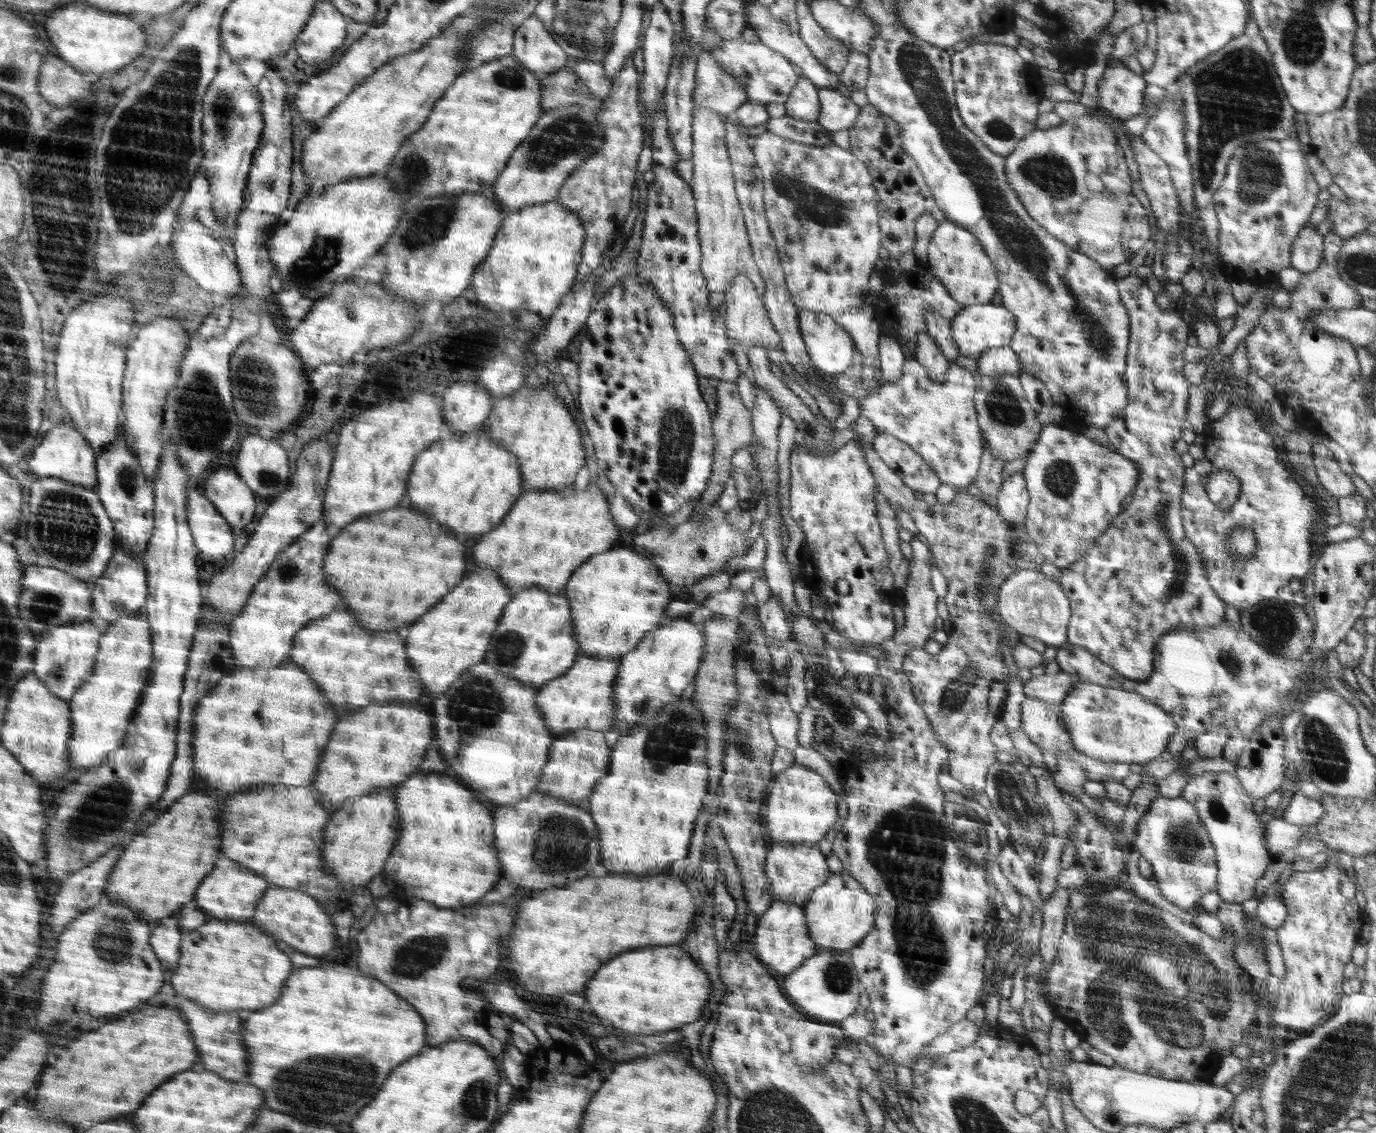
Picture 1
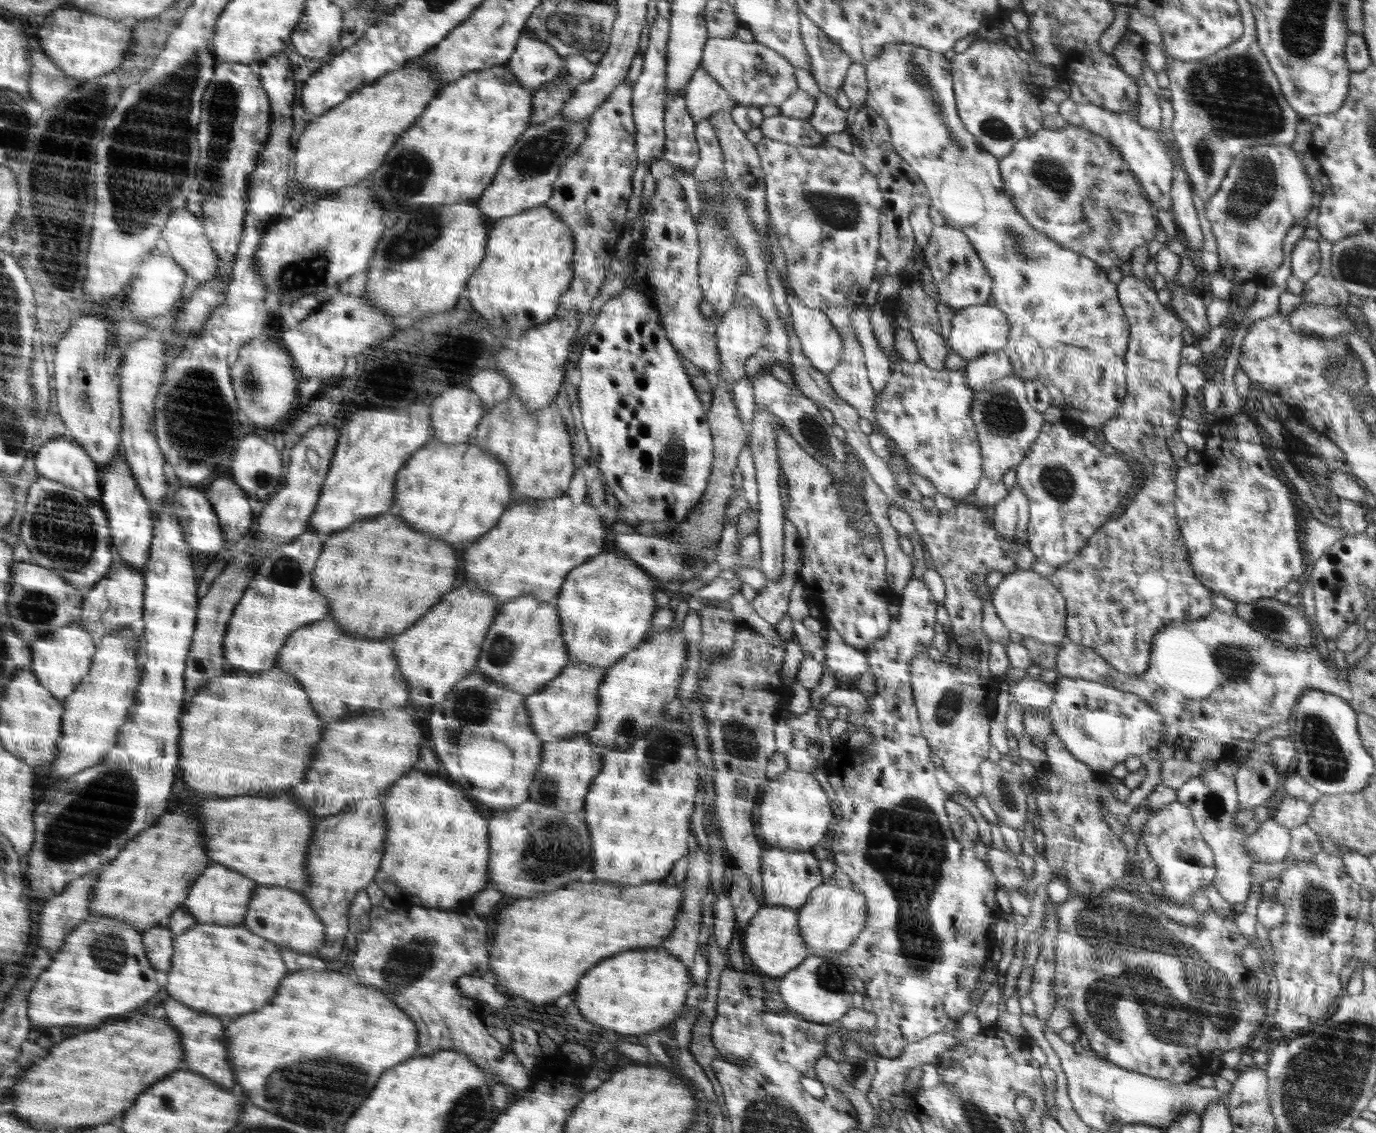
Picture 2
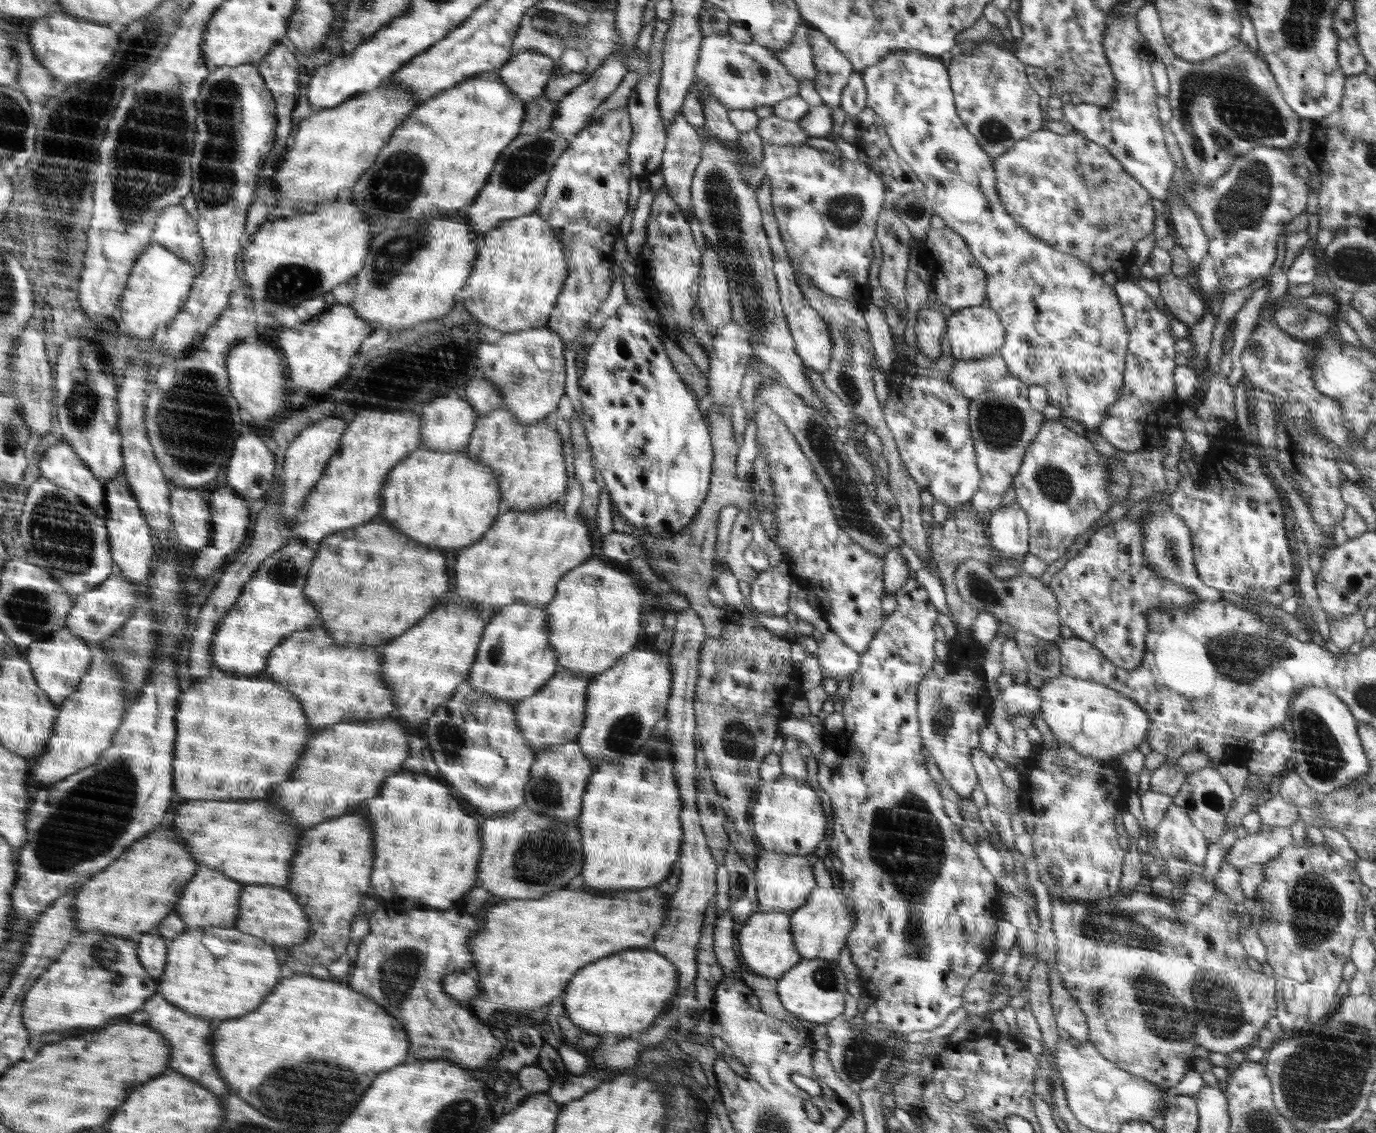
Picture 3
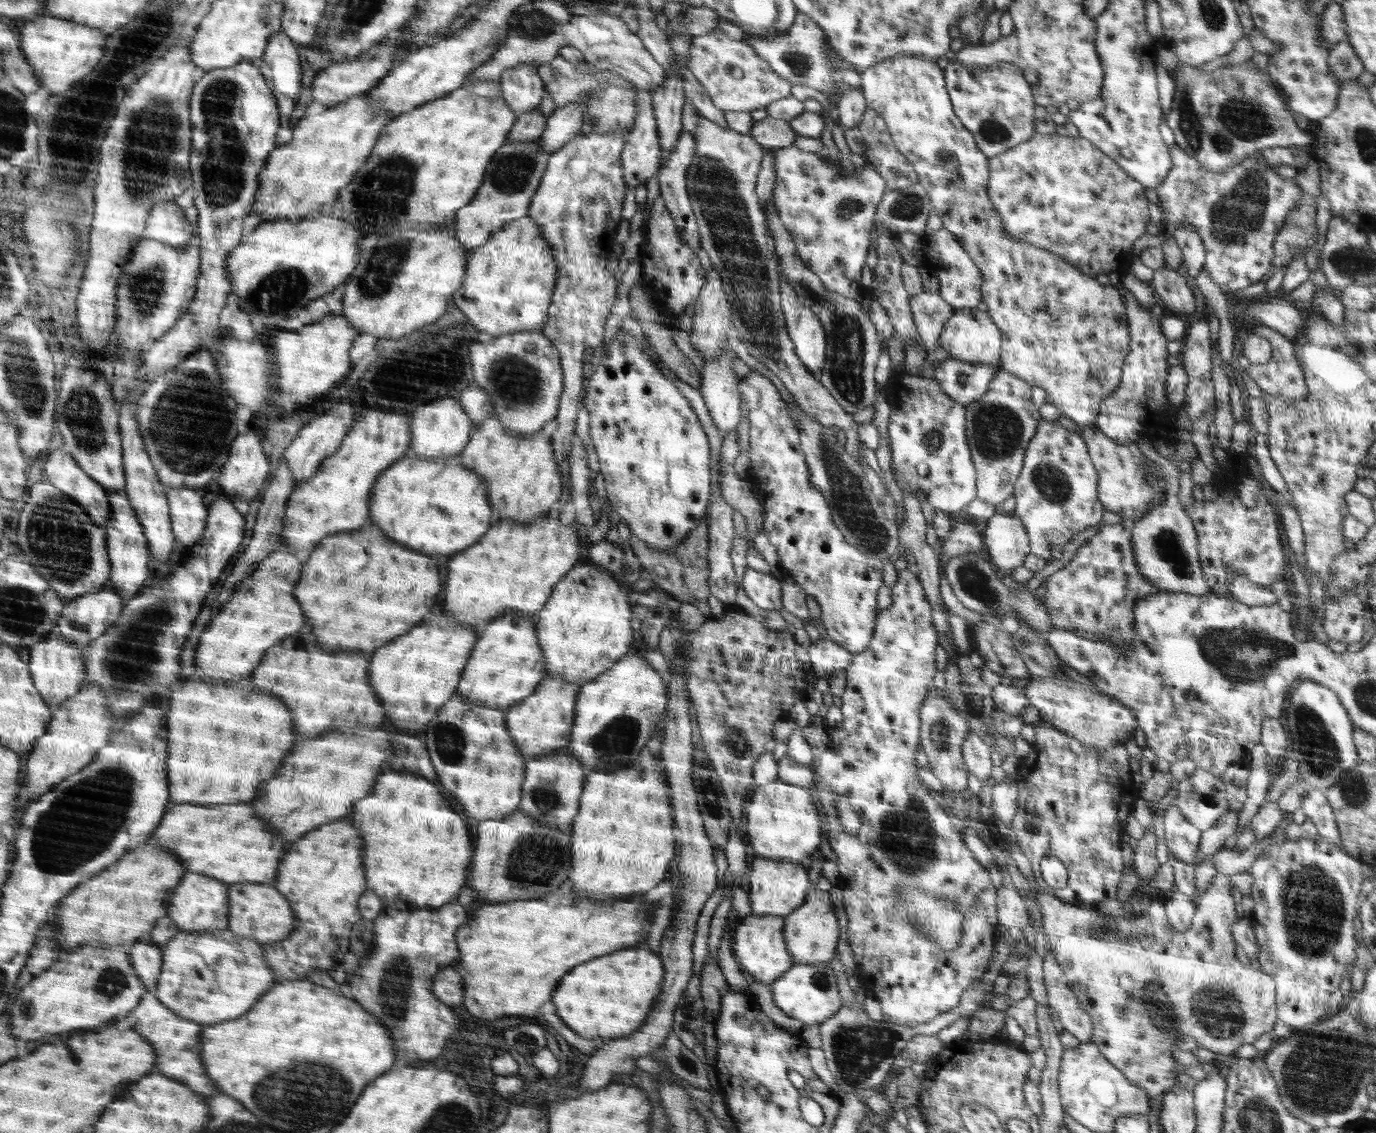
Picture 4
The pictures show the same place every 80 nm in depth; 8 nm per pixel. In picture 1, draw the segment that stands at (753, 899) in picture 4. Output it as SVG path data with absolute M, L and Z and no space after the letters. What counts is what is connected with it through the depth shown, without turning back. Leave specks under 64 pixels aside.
M807 841L796 845L774 843L767 852L766 875L771 882L771 895L774 901L783 900L804 906L814 890L827 881L830 870L827 856L820 851L818 843L809 844Z

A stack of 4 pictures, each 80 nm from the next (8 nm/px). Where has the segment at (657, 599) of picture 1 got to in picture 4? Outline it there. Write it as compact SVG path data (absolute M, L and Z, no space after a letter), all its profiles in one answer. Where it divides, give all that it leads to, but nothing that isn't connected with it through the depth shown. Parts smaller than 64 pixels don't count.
M591 563L576 566L555 585L550 600L535 616L546 657L546 678L564 678L582 686L606 673L630 650L632 613L627 590Z

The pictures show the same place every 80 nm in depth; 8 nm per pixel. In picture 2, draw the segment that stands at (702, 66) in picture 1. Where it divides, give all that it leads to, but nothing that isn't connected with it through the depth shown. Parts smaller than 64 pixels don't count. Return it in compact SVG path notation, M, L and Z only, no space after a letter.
M700 67L695 70L694 76L691 81L687 84L686 88L686 103L690 111L690 115L695 119L695 122L700 122L701 120L706 120L711 116L712 113L718 111L728 111L732 110L737 104L730 94L723 89L723 86L719 85L718 79L714 77L705 68Z

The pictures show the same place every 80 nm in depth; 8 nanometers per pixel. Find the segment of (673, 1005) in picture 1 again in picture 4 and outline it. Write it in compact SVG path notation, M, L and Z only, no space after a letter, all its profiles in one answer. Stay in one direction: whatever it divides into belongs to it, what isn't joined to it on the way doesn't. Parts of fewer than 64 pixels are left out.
M648 947L640 950L628 948L616 954L596 958L596 962L586 962L580 970L572 970L564 978L564 986L555 990L551 1003L555 1013L571 1029L586 1038L603 1037L606 1041L620 1036L628 1036L640 1029L646 1020L646 1014L652 1012L652 1006L662 994L667 970L662 958Z

